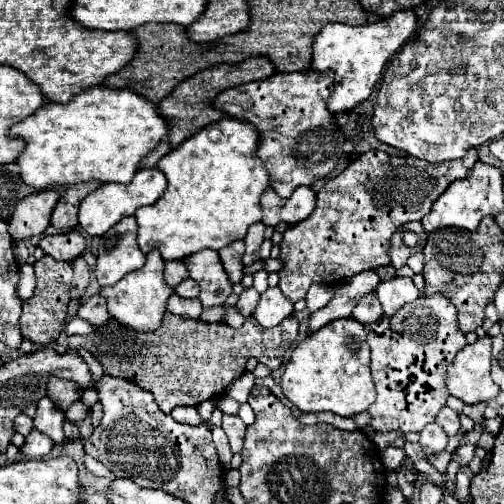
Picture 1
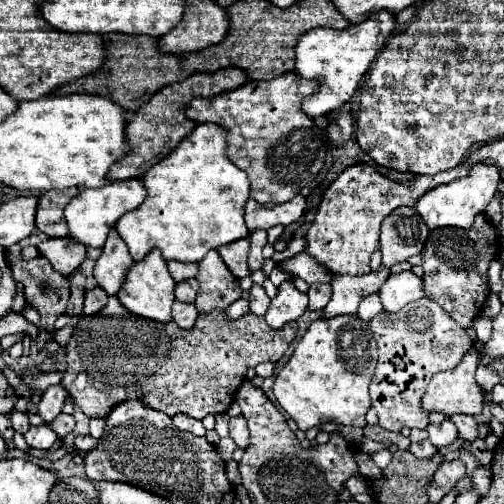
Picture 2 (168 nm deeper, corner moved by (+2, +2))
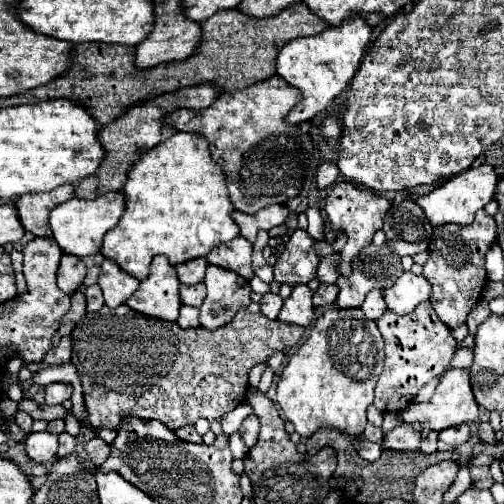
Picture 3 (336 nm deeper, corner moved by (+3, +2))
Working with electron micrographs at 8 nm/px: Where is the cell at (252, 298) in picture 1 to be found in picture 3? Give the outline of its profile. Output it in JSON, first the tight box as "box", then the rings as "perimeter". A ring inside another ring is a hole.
{"box":[261,293,283,319],"perimeter":[[[267,293],[263,295],[263,301],[261,301],[261,313],[269,319],[277,319],[277,313],[281,311],[281,305],[283,305],[283,299],[275,293]]]}

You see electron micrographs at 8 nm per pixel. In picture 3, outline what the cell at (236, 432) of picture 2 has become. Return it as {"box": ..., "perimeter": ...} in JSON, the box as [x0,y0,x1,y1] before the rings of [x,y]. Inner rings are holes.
{"box":[239,415,259,449],"perimeter":[[[249,415],[241,427],[239,427],[239,433],[245,441],[245,445],[251,449],[255,443],[257,443],[257,437],[259,437],[259,419],[255,415]]]}

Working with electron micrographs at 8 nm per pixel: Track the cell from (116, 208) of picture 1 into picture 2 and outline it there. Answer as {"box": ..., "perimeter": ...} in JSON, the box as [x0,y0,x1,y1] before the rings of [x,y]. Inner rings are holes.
{"box":[64,179,146,247],"perimeter":[[[124,179],[106,183],[100,189],[84,189],[64,209],[64,217],[70,227],[70,237],[86,247],[102,247],[110,227],[128,211],[134,211],[146,199],[146,187],[142,179]]]}

